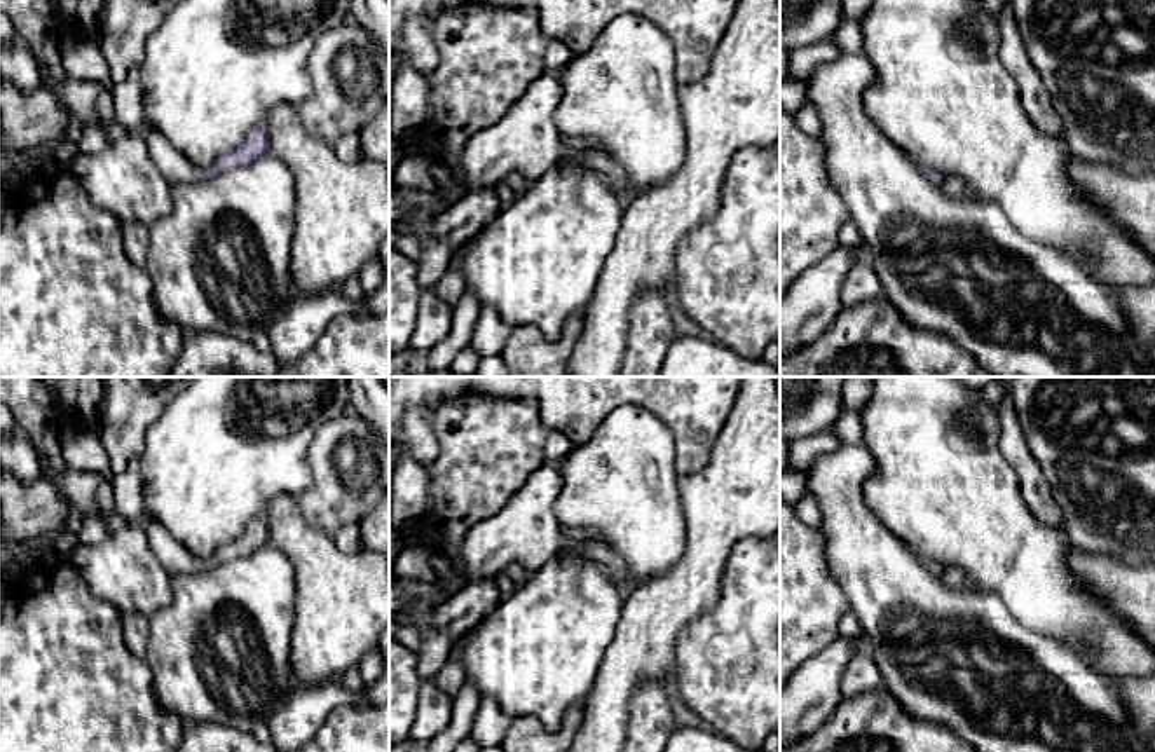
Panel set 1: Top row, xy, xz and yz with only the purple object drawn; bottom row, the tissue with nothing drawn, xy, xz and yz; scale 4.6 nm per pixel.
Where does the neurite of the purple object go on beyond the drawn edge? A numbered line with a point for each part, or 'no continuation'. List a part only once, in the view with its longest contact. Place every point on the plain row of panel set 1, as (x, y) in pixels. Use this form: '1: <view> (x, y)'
1: xy (164, 546)

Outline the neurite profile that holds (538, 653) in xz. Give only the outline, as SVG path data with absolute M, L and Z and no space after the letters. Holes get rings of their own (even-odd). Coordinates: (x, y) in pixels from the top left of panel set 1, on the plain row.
M578 548L562 550L464 633L466 677L511 719L532 715L555 733L572 707L584 707L614 639L623 598L625 593L600 562Z

